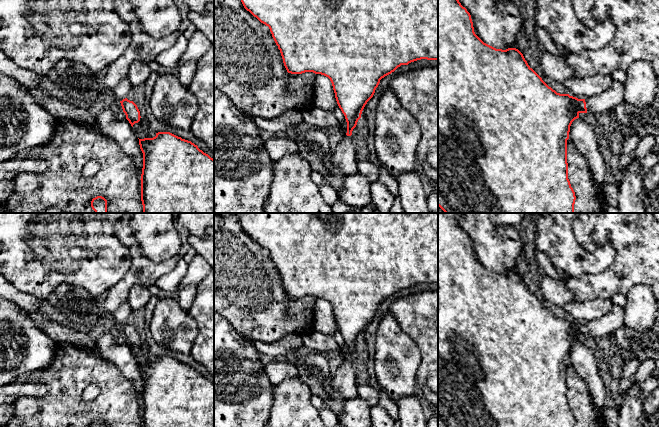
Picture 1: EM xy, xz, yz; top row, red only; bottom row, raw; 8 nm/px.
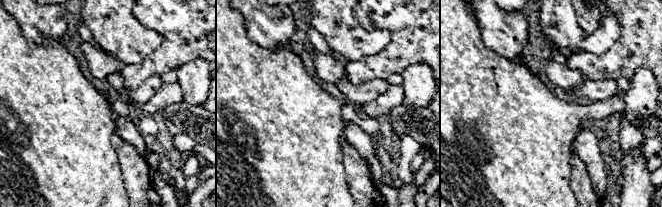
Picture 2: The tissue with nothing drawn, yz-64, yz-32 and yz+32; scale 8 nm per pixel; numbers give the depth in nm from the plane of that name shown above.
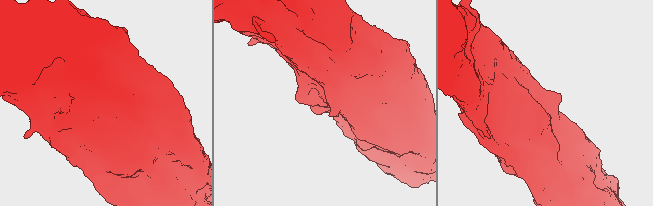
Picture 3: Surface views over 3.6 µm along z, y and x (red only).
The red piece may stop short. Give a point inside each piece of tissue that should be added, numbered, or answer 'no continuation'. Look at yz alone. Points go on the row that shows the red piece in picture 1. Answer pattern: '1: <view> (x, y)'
1: yz (614, 95)

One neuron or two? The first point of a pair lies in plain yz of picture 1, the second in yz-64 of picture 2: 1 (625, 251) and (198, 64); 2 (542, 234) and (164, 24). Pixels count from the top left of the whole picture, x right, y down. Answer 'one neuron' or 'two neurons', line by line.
1: two neurons
2: two neurons

